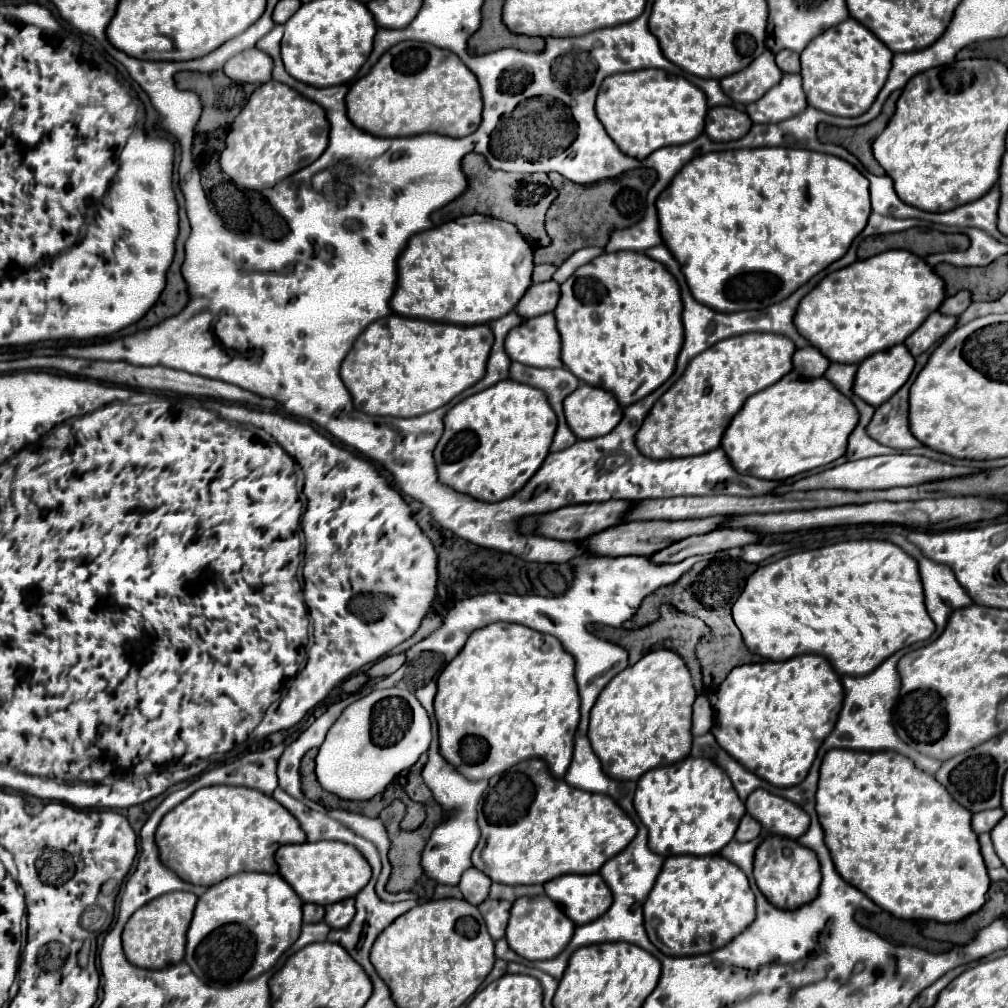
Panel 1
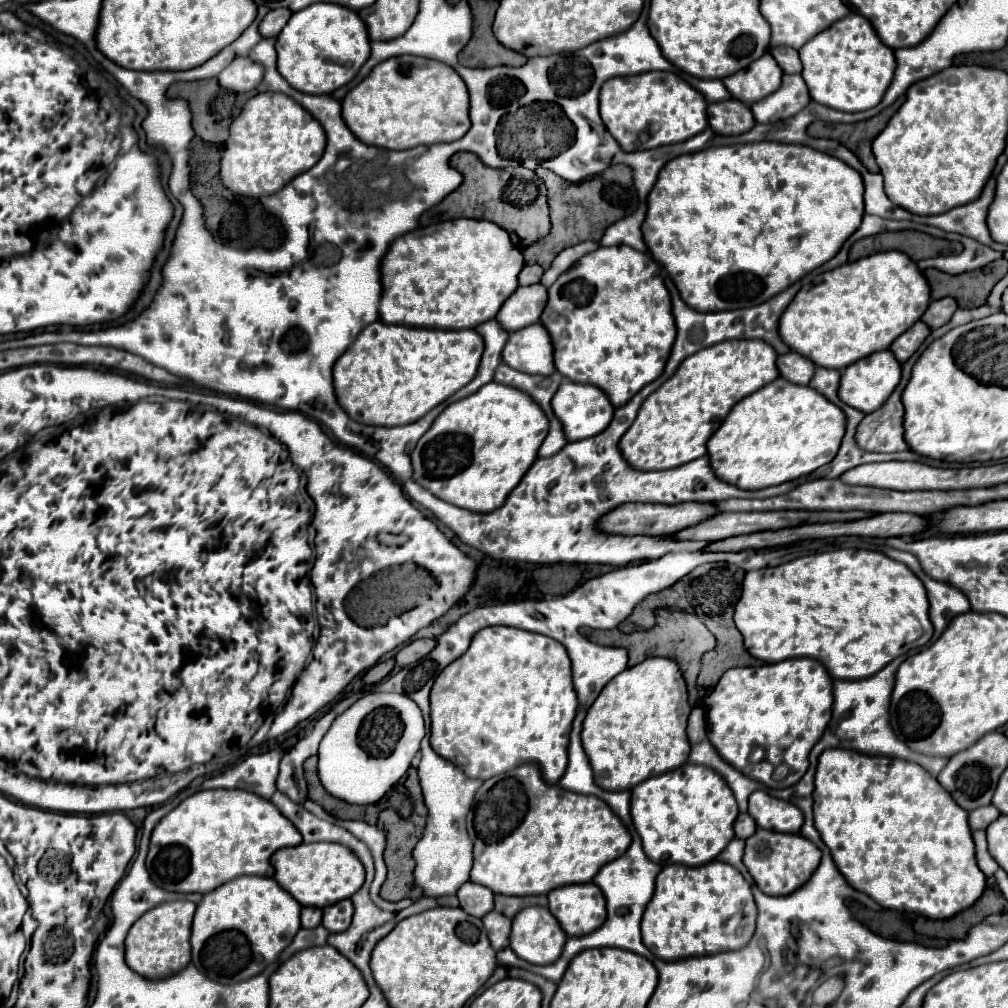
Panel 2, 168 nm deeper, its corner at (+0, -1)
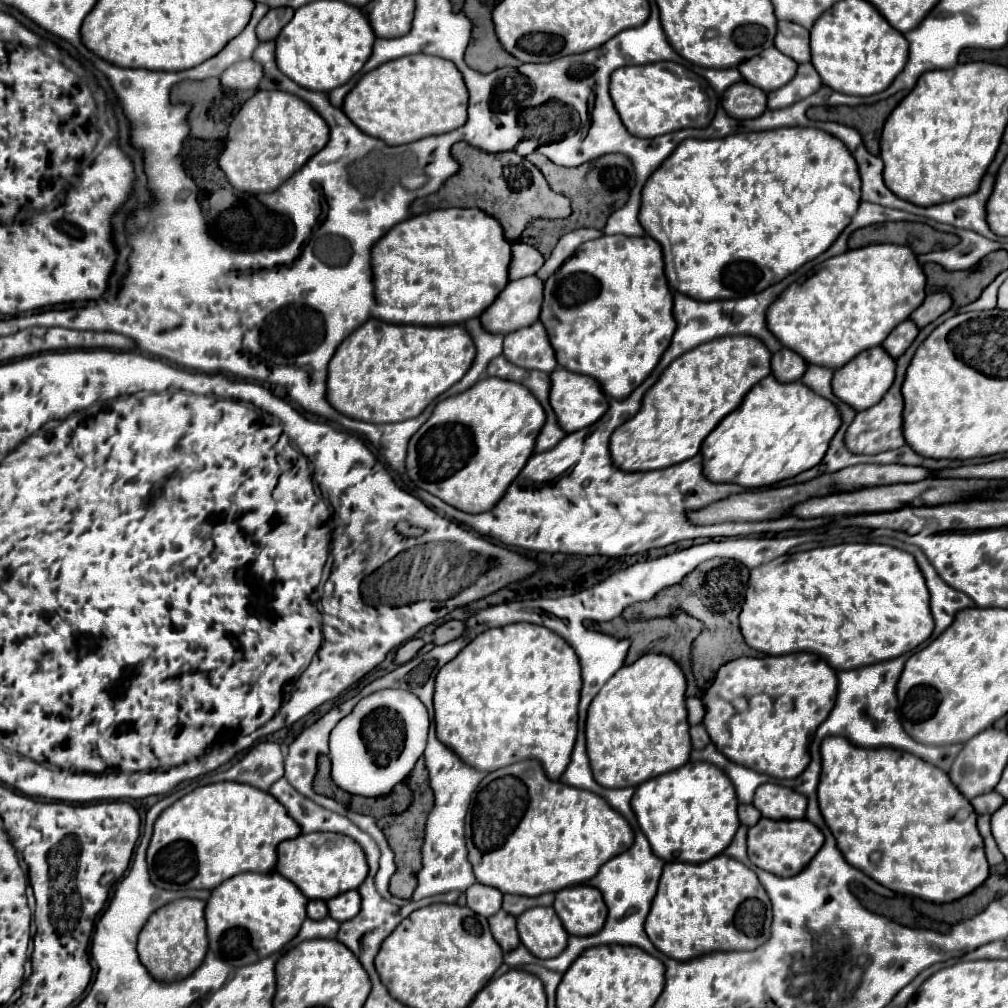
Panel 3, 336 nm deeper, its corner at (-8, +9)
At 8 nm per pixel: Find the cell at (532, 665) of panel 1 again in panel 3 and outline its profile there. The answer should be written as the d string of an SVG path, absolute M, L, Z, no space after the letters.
M528 622L486 630L470 644L466 644L460 654L436 676L436 738L444 746L452 748L462 762L476 770L492 772L526 758L534 758L540 760L550 780L558 780L570 762L576 740L580 688L582 678L578 656L566 644L566 640L552 630Z

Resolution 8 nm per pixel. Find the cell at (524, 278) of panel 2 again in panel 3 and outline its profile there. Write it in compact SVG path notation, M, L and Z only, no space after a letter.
M514 242L512 244L512 264L508 266L508 278L518 280L524 276L532 276L540 270L542 264L544 264L544 258L536 248L524 242Z

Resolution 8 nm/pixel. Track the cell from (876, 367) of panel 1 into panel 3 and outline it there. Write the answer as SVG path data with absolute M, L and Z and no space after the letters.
M870 348L868 352L860 352L860 356L856 356L856 360L850 360L848 364L844 364L844 368L834 372L832 378L832 392L846 404L850 404L850 408L854 408L856 412L870 408L872 404L878 404L880 396L884 396L884 392L888 392L888 388L892 386L894 380L894 370L896 370L896 362L880 348Z

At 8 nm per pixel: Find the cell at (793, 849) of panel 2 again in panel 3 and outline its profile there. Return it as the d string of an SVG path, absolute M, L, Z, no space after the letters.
M762 818L756 826L748 830L748 856L752 864L762 870L768 870L776 876L794 876L806 868L808 860L816 856L822 848L822 832L808 820L770 820Z

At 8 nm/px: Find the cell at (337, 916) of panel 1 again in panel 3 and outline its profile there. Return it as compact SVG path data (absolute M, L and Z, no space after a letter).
M350 890L350 892L344 892L344 894L328 900L328 910L330 910L330 916L338 922L352 920L360 912L360 894L358 894L358 890Z

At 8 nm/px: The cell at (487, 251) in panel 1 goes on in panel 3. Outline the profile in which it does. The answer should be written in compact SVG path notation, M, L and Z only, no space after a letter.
M448 208L412 216L388 230L370 250L374 284L374 304L370 316L390 324L464 324L466 320L480 316L504 290L508 284L510 256L510 242L506 242L500 222L478 208Z

